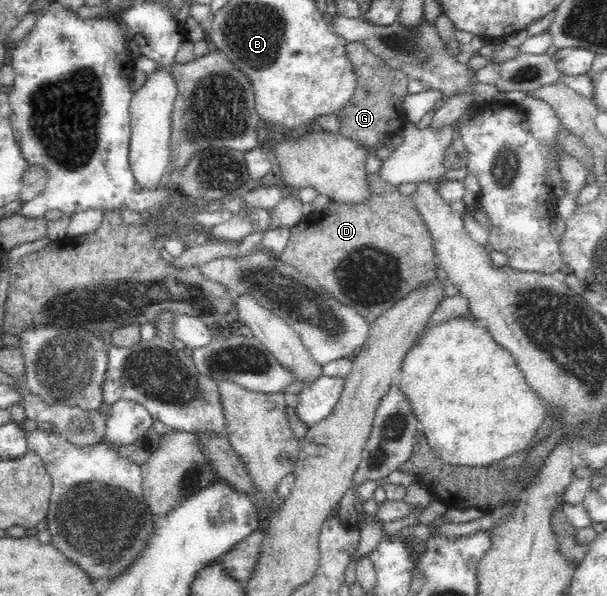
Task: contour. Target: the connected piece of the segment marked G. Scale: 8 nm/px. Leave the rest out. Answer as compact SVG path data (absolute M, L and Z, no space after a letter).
M351 42L345 49L348 50L349 61L355 69L357 80L354 96L349 100L349 104L335 113L341 119L339 133L365 148L377 148L377 144L386 136L385 134L395 134L407 121L402 104L403 99L409 95L407 92L409 76L401 72L394 73L387 64L359 42Z

